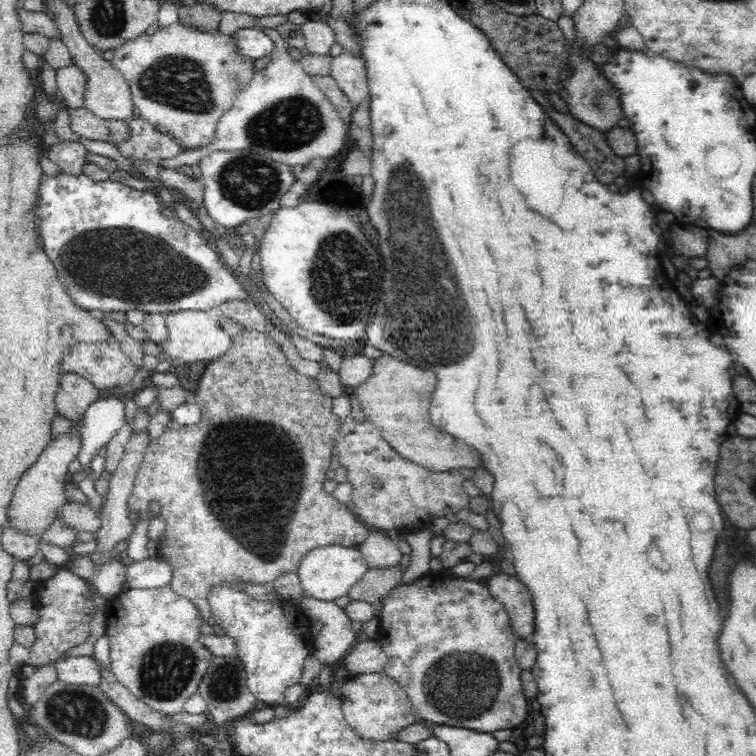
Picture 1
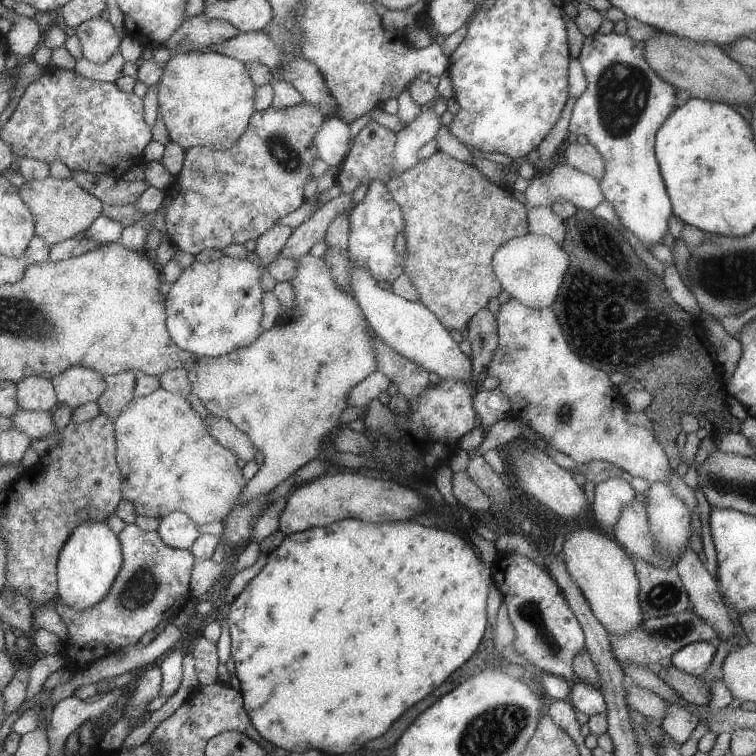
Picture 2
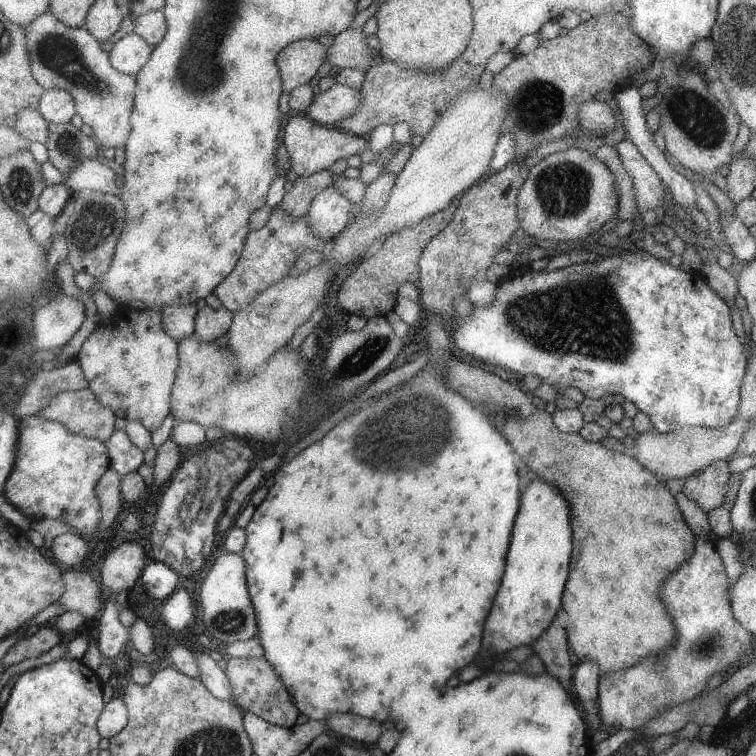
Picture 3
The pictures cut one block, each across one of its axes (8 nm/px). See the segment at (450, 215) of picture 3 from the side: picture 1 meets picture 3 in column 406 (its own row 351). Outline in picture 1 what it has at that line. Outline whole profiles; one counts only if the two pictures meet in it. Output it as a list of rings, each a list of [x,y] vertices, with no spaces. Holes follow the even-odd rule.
[[[227,316],[220,318],[222,331],[225,331],[233,340],[233,346],[220,358],[210,361],[210,365],[204,368],[204,374],[200,378],[200,384],[194,392],[194,401],[200,407],[201,419],[198,424],[192,426],[180,426],[178,422],[170,420],[162,432],[162,436],[150,443],[145,452],[143,461],[138,468],[134,478],[134,486],[130,498],[127,499],[127,509],[130,512],[146,512],[148,504],[156,500],[162,504],[160,517],[166,523],[165,533],[162,540],[157,544],[157,556],[167,562],[172,569],[172,582],[169,586],[174,592],[185,595],[192,599],[194,605],[200,609],[206,624],[215,625],[214,616],[211,616],[210,608],[207,606],[206,594],[208,588],[216,584],[229,584],[239,586],[244,584],[266,585],[266,582],[276,581],[284,572],[298,572],[299,563],[308,554],[308,551],[316,547],[342,545],[357,547],[368,538],[368,528],[353,516],[348,505],[336,500],[330,493],[324,491],[324,481],[331,475],[329,470],[330,460],[333,456],[335,445],[335,431],[342,422],[333,412],[331,407],[332,397],[321,390],[317,378],[306,378],[298,376],[286,362],[286,356],[282,354],[282,348],[263,332],[247,330],[242,324],[236,323]]]

